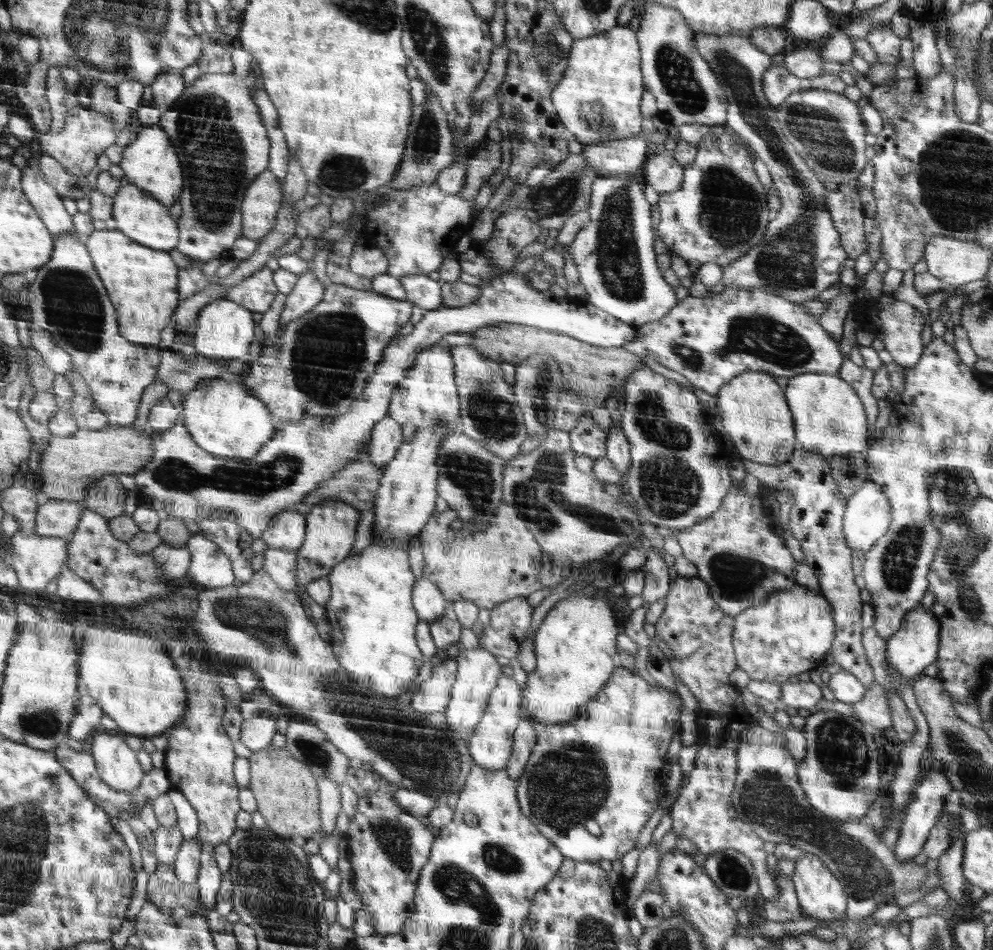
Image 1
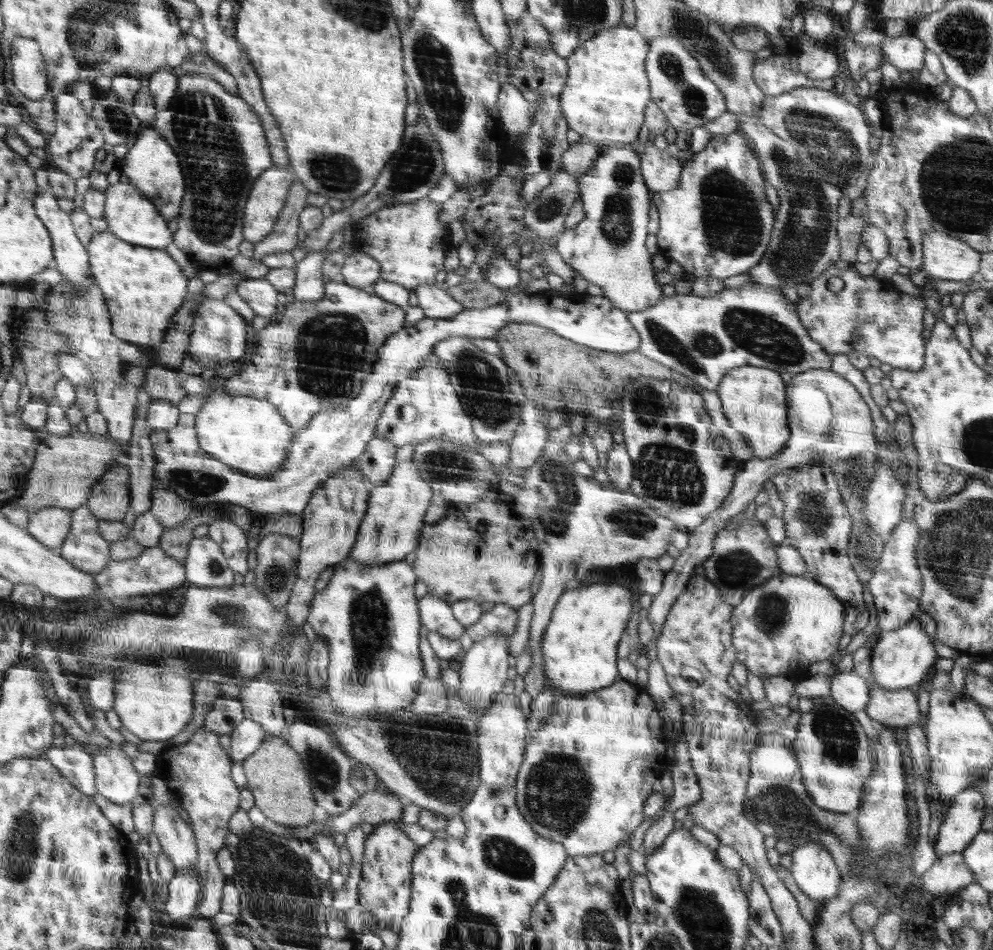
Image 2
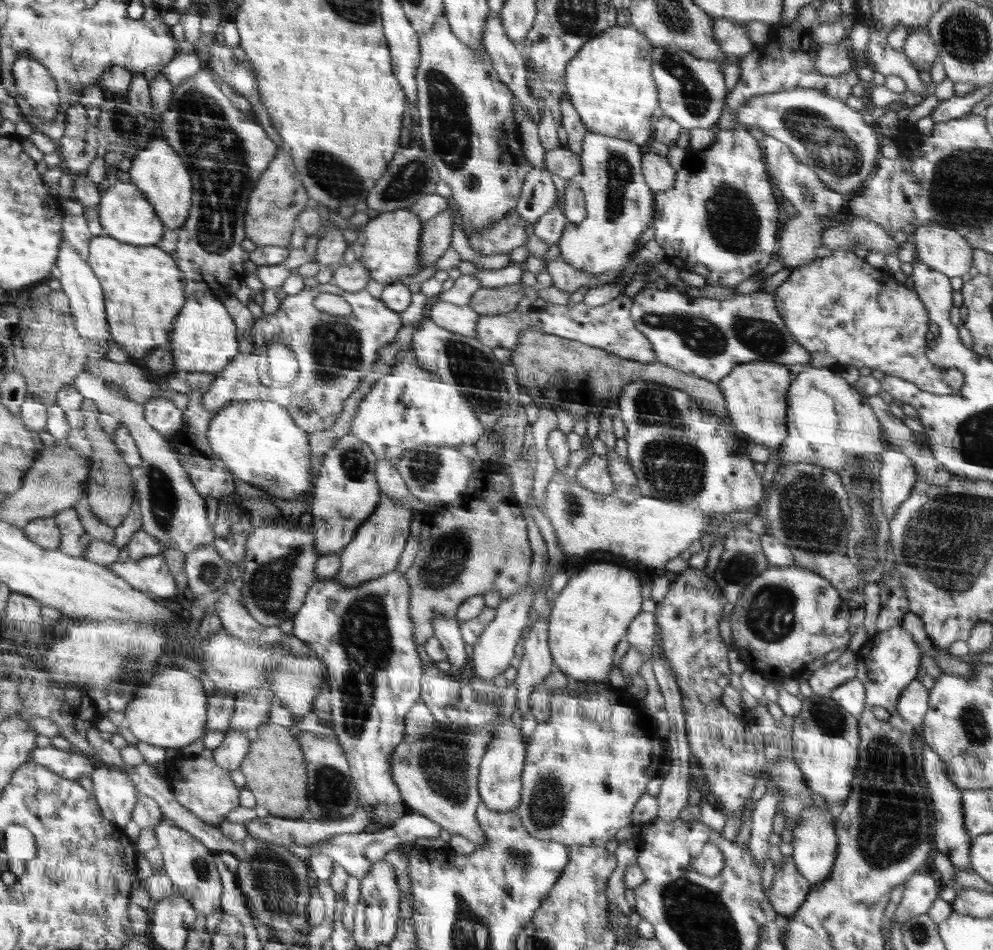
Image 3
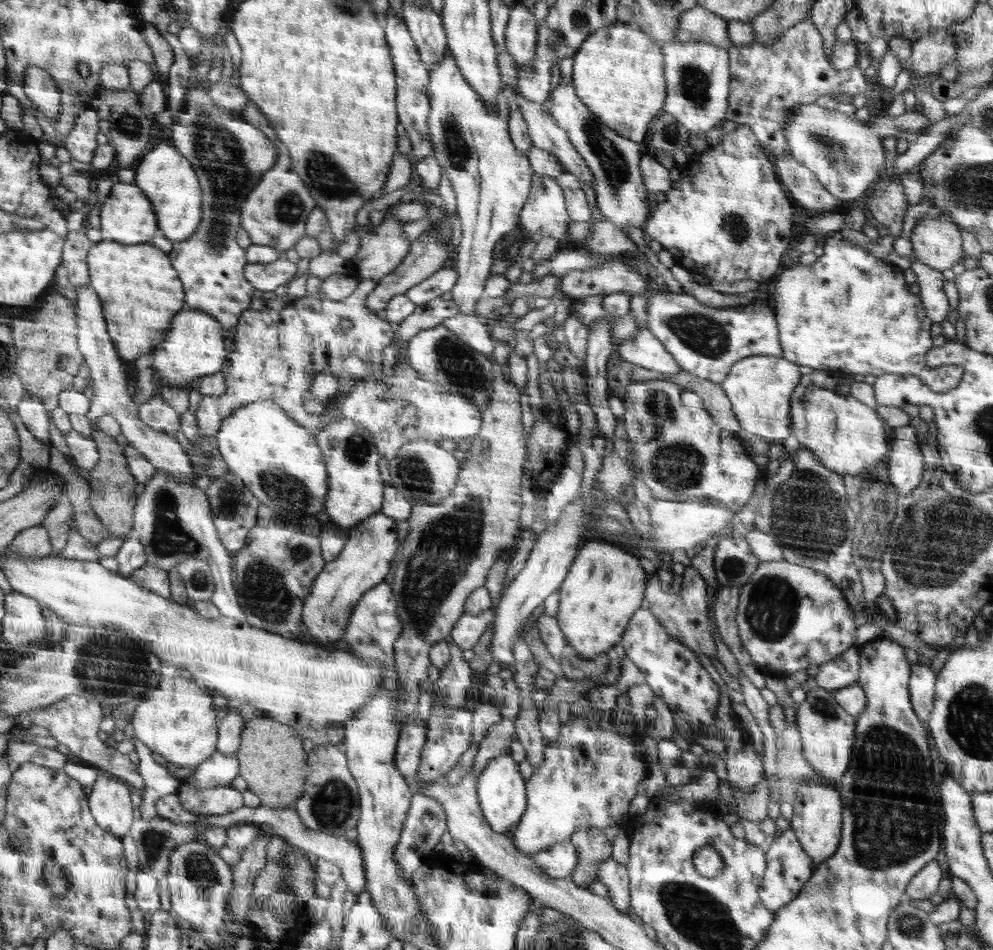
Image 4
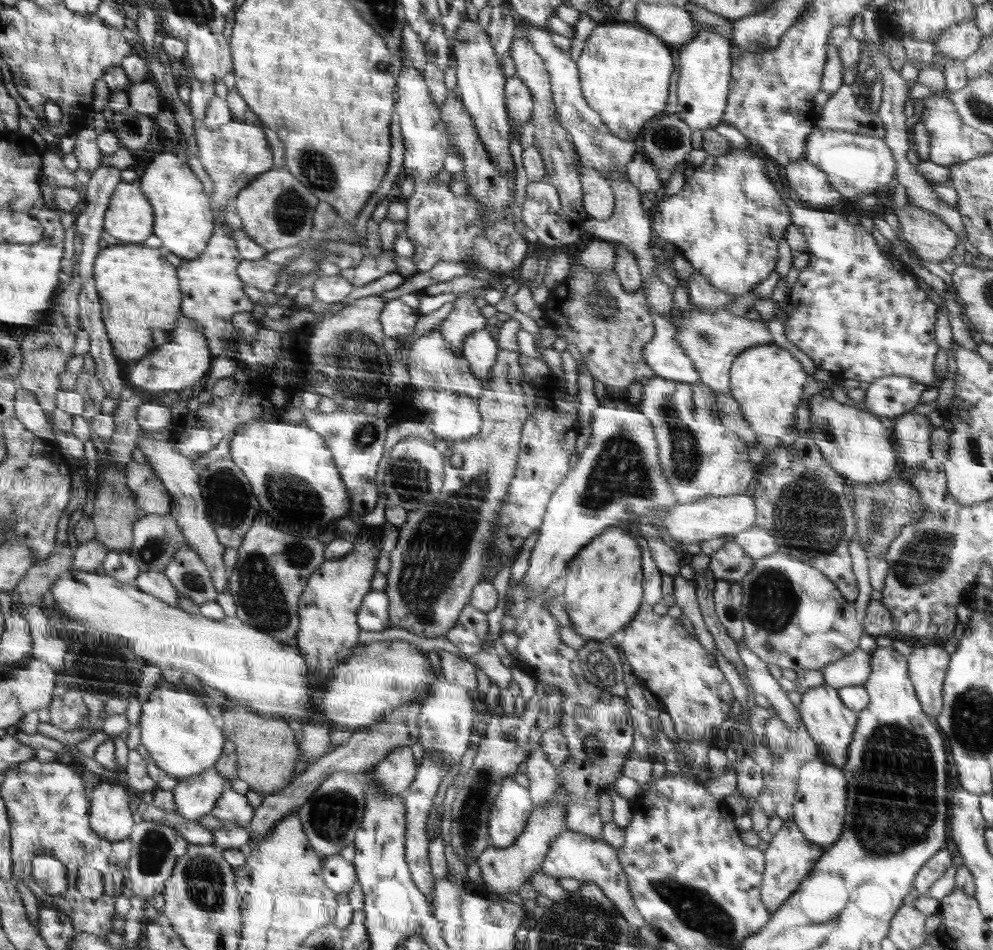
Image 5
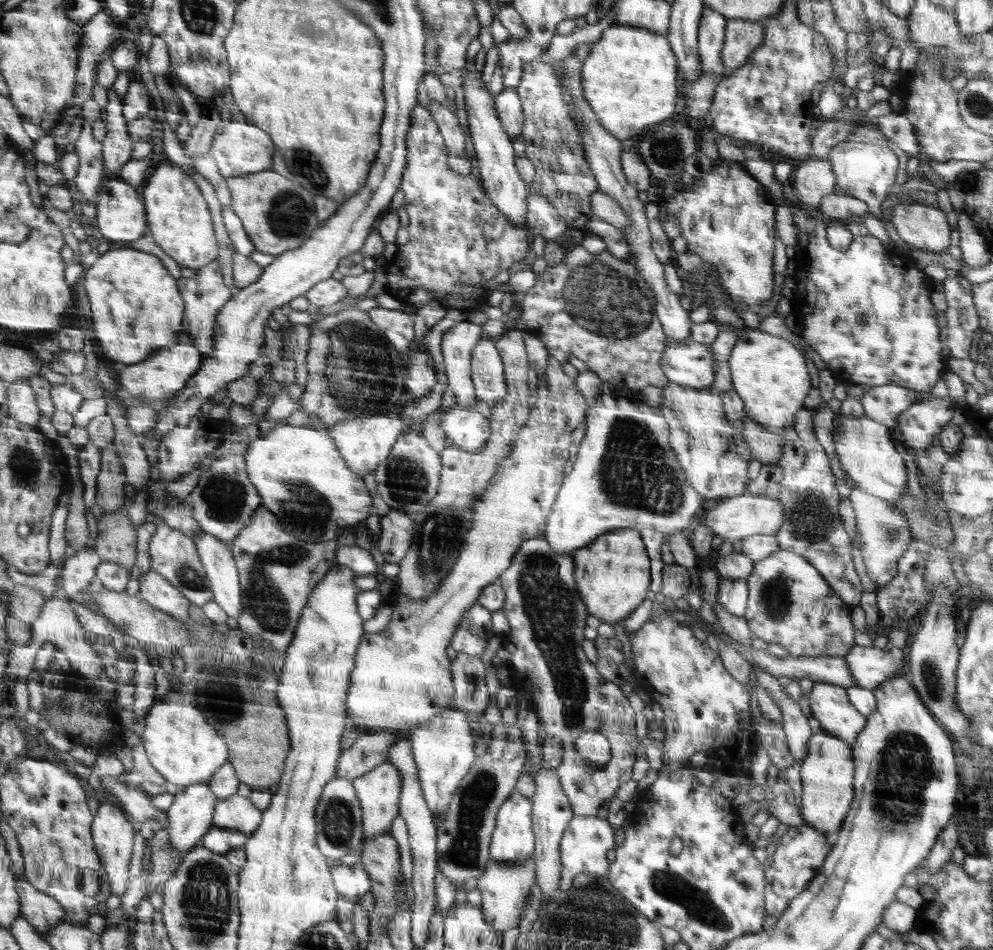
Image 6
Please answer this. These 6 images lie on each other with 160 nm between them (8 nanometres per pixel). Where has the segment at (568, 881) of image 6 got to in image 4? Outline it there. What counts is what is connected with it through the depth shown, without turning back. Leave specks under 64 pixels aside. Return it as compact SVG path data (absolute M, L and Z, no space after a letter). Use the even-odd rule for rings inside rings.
M571 841L553 844L530 857L547 876L558 879L569 878L575 866L580 865L580 853ZM609 856L598 867L597 880L608 888L612 897L610 902L614 905L614 908L628 915L628 908L632 905L628 867Z

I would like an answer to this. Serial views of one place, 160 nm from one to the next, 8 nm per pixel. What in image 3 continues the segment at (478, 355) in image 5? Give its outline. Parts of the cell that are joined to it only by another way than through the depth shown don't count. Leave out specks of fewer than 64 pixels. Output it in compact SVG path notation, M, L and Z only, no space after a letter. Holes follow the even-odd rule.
M438 301L431 306L429 316L434 324L442 328L477 339L475 326L479 317L469 305L458 306L449 302Z

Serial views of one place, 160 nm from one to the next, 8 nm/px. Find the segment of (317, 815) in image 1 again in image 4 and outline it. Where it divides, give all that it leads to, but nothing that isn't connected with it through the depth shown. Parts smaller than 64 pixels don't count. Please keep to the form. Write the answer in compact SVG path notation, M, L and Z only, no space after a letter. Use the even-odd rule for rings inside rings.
M268 716L245 720L235 757L239 762L239 776L247 782L247 790L259 796L259 804L273 809L291 808L305 790L306 754L300 736L287 724Z

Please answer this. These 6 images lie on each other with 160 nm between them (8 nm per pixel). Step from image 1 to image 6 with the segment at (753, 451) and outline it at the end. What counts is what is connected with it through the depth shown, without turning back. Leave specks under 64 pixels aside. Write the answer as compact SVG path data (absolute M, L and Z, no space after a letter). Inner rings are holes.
M746 328L739 333L728 366L732 389L744 401L747 418L780 432L795 423L795 414L804 407L804 398L808 396L812 383L804 355L790 341L758 328Z

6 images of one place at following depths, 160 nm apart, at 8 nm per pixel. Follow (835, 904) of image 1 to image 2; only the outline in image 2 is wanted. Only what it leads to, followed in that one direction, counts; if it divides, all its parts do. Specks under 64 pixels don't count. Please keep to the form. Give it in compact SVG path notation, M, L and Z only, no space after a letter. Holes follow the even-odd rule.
M817 842L797 846L790 853L792 878L797 888L816 902L826 902L839 893L841 874L832 855Z

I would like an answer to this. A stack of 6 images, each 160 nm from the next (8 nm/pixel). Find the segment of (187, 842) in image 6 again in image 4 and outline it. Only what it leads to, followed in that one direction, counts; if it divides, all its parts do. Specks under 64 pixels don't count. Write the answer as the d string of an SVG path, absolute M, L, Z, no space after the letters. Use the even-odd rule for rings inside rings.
M218 751L208 760L201 762L195 774L184 780L184 783L201 791L218 785L230 785L238 776L238 759L234 755L225 755Z

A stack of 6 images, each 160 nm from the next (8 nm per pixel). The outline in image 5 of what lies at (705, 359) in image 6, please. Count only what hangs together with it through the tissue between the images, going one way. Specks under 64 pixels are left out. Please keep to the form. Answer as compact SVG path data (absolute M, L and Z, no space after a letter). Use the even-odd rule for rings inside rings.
M648 298L647 303L656 327L656 336L652 337L646 346L644 358L653 367L656 376L685 383L700 382L692 361L675 341L674 322L657 315L650 307Z

